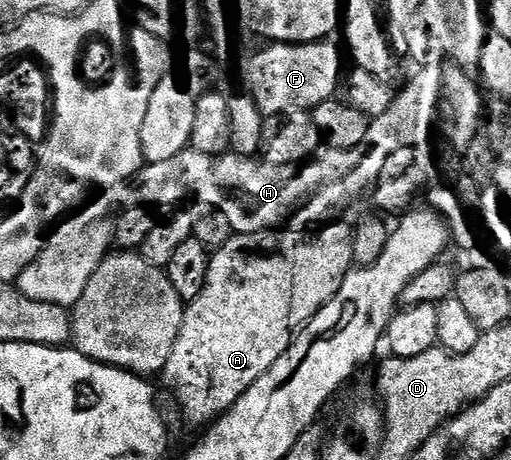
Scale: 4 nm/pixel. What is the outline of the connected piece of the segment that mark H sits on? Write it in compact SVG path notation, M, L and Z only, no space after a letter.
M453 64L428 66L419 69L417 73L415 78L413 75L395 93L394 102L388 108L388 112L371 121L368 136L364 136L364 140L360 140L360 144L356 144L356 148L351 150L326 148L313 160L299 166L272 166L257 157L243 158L242 155L233 152L205 154L193 148L176 152L176 156L171 156L168 160L146 162L134 177L120 184L105 187L99 193L102 194L99 198L91 197L81 209L63 217L49 231L48 237L42 243L40 256L36 256L36 260L32 260L32 264L28 264L28 268L24 268L24 272L20 272L20 276L16 279L18 291L28 296L28 300L72 308L80 300L80 296L84 296L84 288L88 288L92 272L96 272L96 268L100 268L100 264L106 259L106 255L111 253L114 243L114 221L126 210L155 208L154 206L178 208L181 207L178 206L181 202L186 202L185 204L199 202L212 204L212 208L220 208L220 212L228 216L228 224L232 224L236 234L251 234L279 228L314 228L345 215L342 213L353 202L360 201L365 194L367 197L378 183L378 177L384 168L384 160L388 160L392 152L400 152L400 148L422 148L429 140L430 129L434 125L438 125L439 132L446 137L443 139L449 145L459 152L465 152L477 138L480 138L480 131L484 126L483 91L479 83L462 67Z

